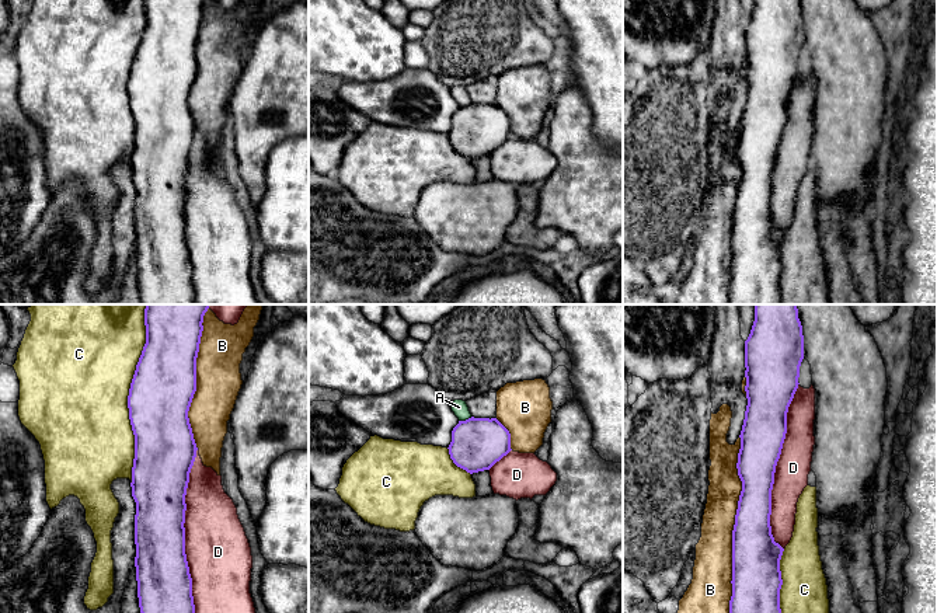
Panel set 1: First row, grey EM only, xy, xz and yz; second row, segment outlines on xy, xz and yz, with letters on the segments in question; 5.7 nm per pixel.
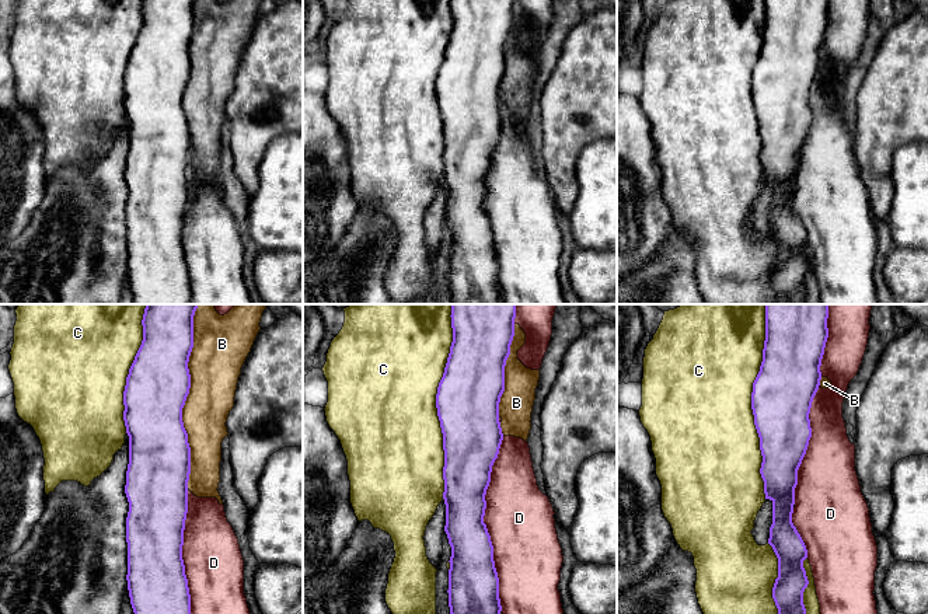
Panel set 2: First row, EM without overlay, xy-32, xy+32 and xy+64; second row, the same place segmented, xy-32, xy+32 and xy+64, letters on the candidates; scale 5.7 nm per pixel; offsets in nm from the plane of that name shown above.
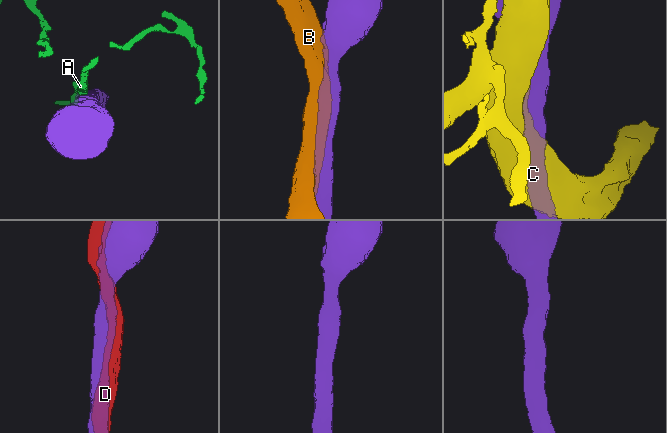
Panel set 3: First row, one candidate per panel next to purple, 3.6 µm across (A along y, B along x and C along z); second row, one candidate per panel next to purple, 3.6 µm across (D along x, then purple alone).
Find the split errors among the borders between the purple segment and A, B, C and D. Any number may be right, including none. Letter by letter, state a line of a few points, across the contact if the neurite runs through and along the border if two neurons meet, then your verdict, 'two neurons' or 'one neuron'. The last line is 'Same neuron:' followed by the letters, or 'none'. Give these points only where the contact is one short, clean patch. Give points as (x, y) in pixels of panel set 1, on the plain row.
A: two neurons
B: two neurons
C: two neurons
D: one neuron
Same neuron: D

